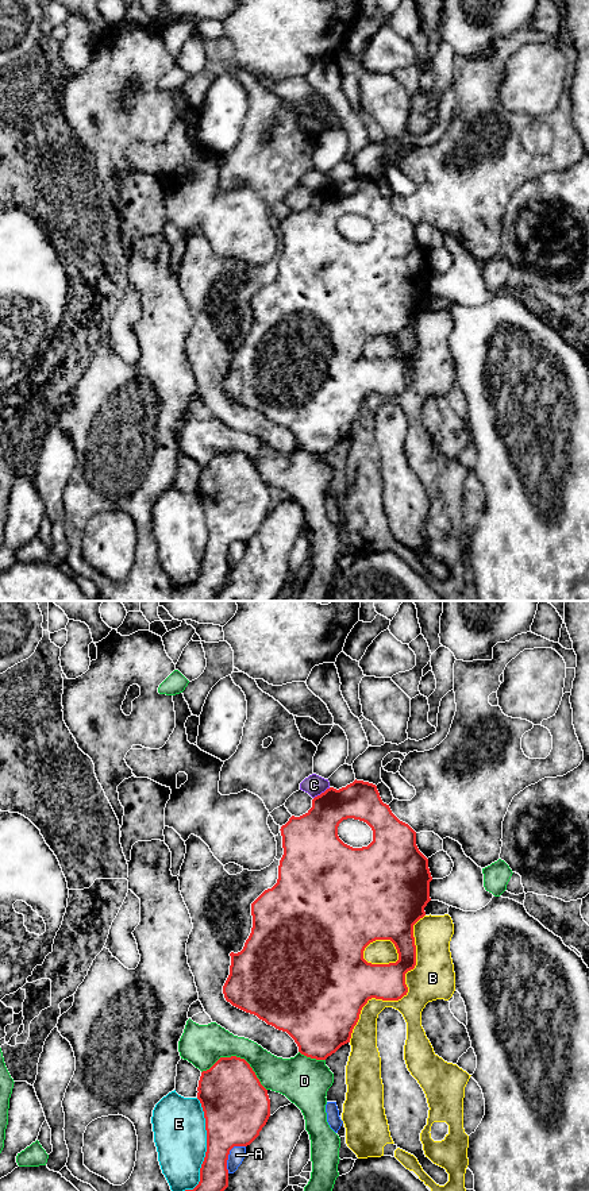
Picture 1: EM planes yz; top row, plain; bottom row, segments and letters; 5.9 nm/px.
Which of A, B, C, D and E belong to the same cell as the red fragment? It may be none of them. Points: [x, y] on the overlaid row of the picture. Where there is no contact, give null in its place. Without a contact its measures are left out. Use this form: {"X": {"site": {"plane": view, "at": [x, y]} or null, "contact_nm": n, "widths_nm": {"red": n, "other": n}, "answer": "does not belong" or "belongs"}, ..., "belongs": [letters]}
{"A": {"site": {"plane": "yz", "at": [228, 1153]}, "contact_nm": 200, "widths_nm": {"red": 360, "other": 90}, "answer": "does not belong"}, "B": {"site": {"plane": "yz", "at": [405, 993]}, "contact_nm": 900, "widths_nm": {"red": 220, "other": 260}, "answer": "does not belong"}, "C": {"site": {"plane": "yz", "at": [322, 793]}, "contact_nm": 120, "widths_nm": {"red": 280, "other": 120}, "answer": "does not belong"}, "D": {"site": {"plane": "yz", "at": [238, 1057]}, "contact_nm": 400, "widths_nm": {"red": 380, "other": 240}, "answer": "does not belong"}, "E": {"site": {"plane": "yz", "at": [207, 1148]}, "contact_nm": 550, "widths_nm": {"red": 360, "other": 320}, "answer": "does not belong"}, "belongs": []}

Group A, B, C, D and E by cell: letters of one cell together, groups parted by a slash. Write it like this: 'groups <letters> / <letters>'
groups A / B / C / D / E

